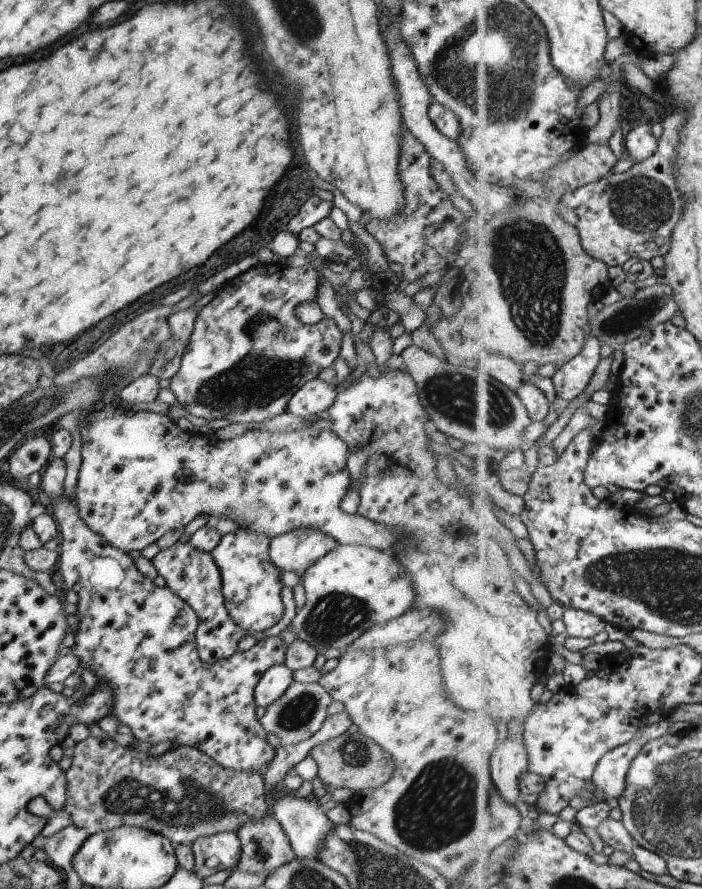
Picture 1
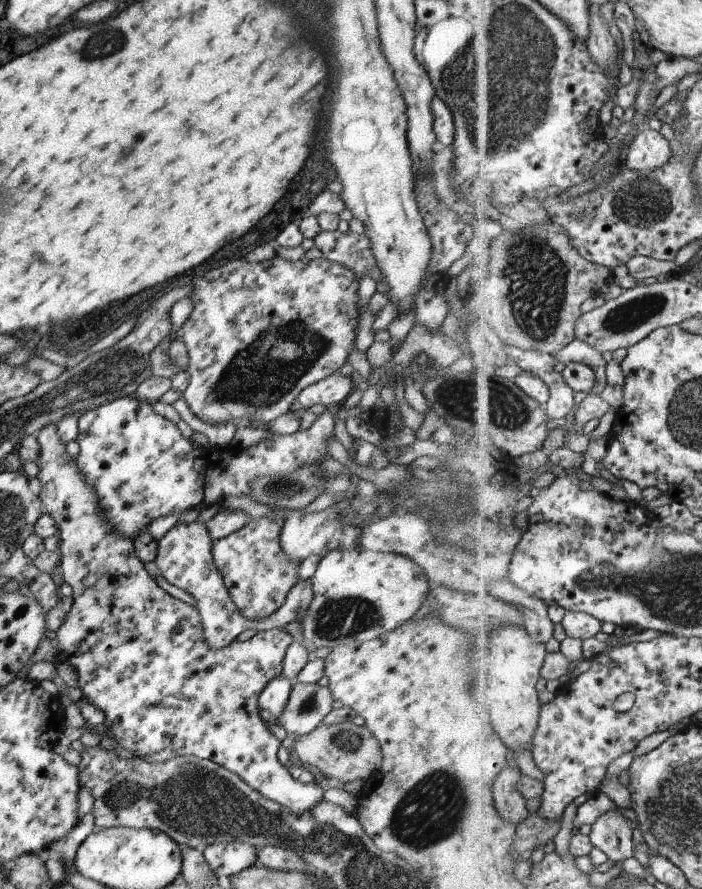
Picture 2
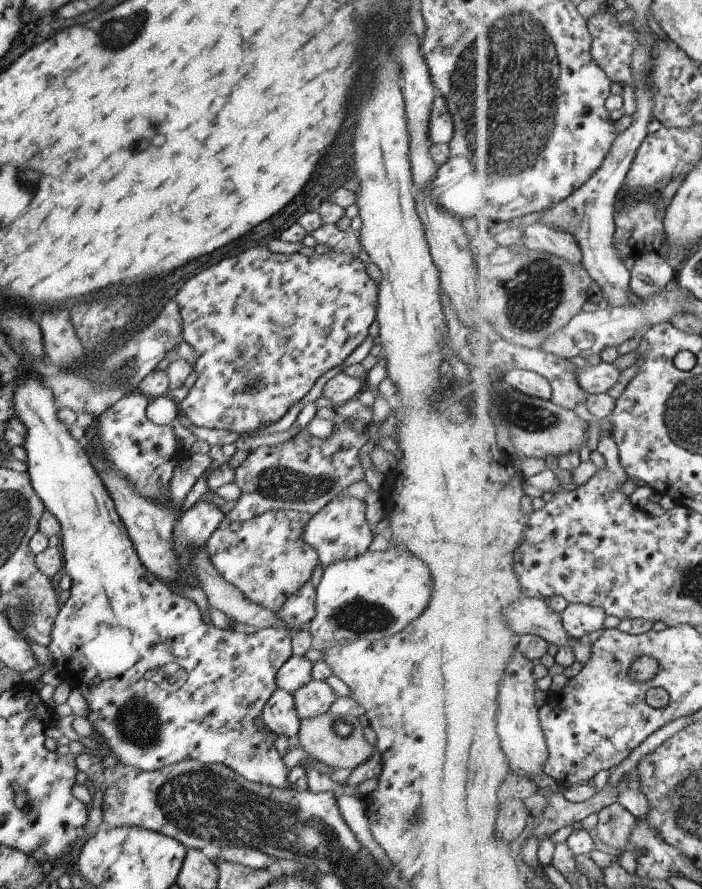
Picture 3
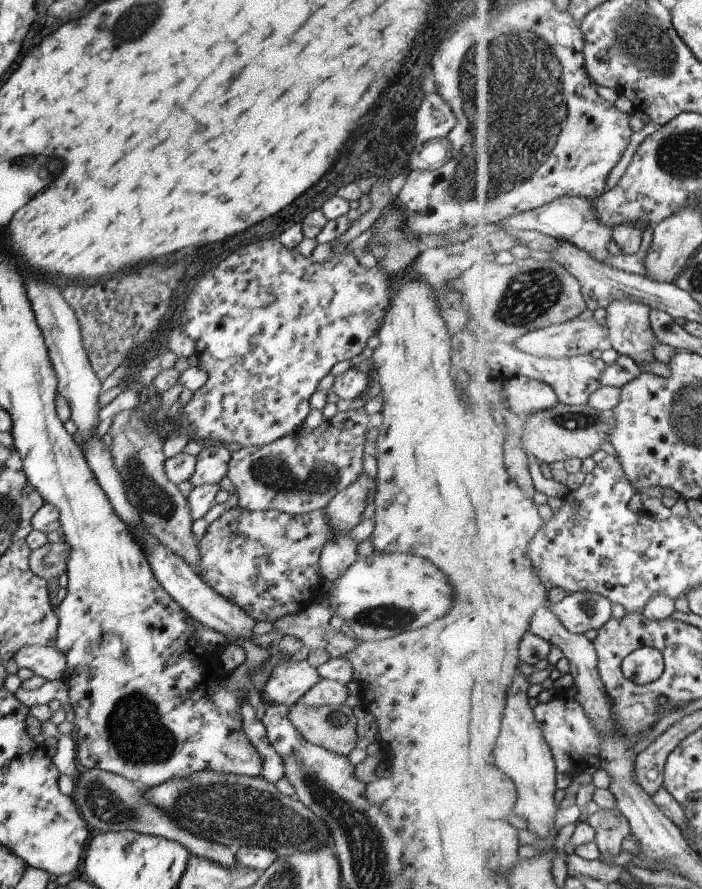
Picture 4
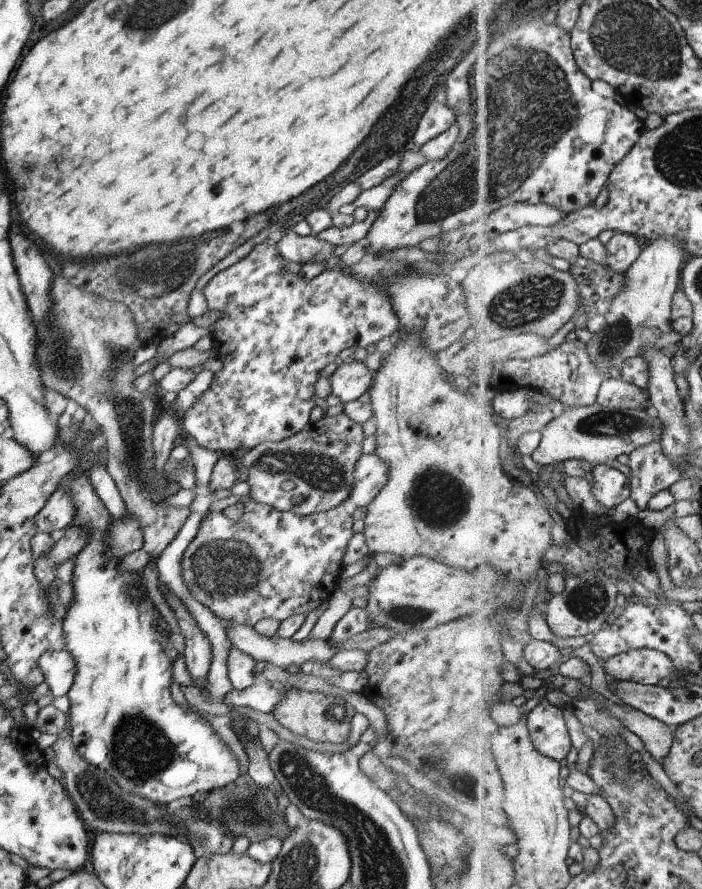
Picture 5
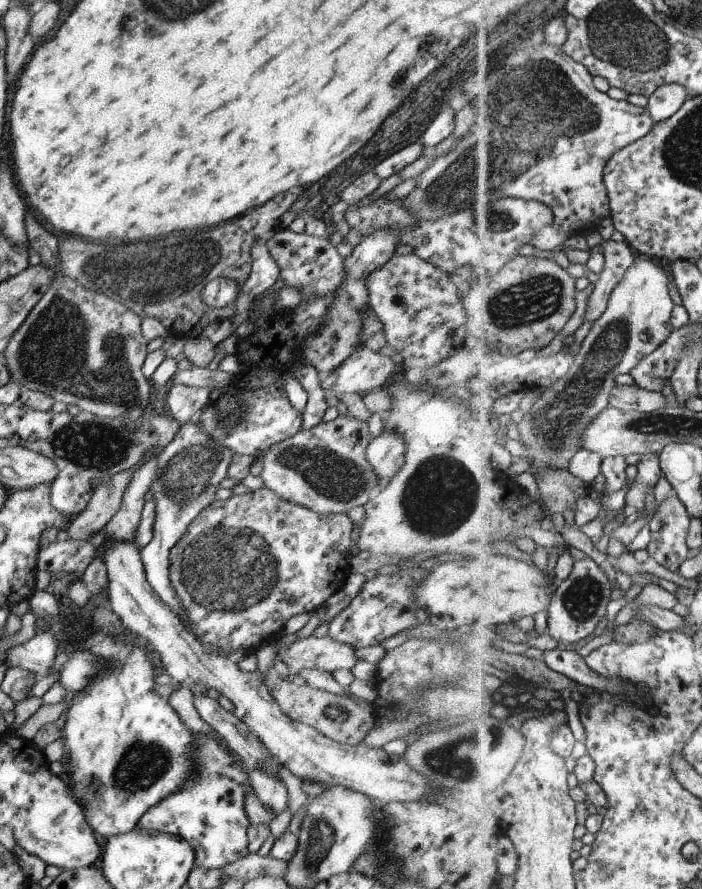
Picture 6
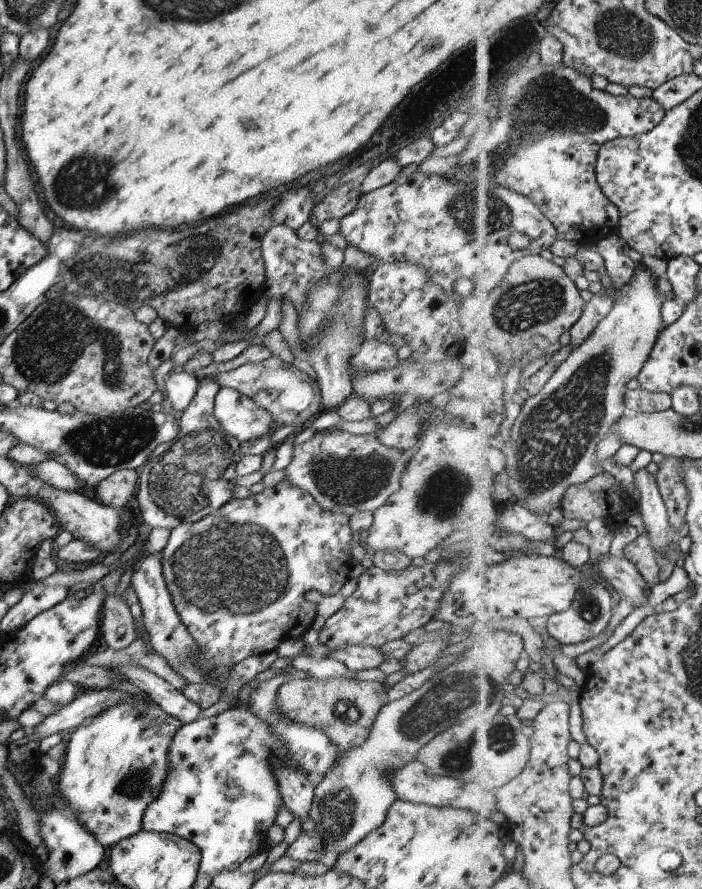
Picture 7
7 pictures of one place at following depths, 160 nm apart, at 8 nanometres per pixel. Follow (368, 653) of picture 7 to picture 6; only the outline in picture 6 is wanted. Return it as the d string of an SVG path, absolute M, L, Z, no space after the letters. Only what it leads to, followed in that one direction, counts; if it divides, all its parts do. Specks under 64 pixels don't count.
M312 635L295 641L287 650L276 648L274 660L281 660L288 666L289 673L297 673L299 669L313 667L334 671L349 669L358 661L352 646L331 640L327 635L315 638Z

